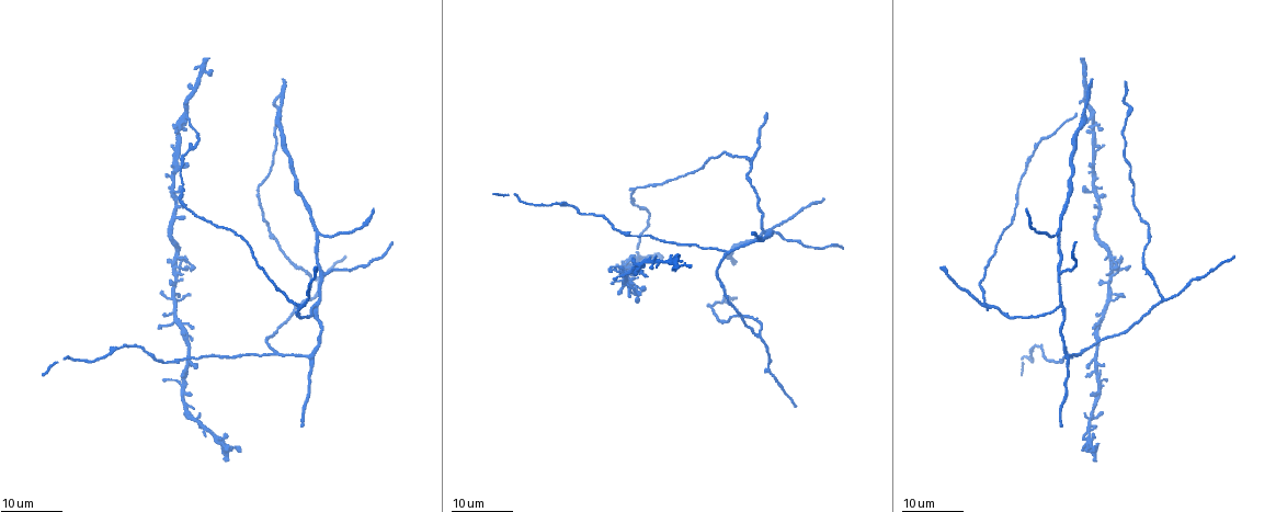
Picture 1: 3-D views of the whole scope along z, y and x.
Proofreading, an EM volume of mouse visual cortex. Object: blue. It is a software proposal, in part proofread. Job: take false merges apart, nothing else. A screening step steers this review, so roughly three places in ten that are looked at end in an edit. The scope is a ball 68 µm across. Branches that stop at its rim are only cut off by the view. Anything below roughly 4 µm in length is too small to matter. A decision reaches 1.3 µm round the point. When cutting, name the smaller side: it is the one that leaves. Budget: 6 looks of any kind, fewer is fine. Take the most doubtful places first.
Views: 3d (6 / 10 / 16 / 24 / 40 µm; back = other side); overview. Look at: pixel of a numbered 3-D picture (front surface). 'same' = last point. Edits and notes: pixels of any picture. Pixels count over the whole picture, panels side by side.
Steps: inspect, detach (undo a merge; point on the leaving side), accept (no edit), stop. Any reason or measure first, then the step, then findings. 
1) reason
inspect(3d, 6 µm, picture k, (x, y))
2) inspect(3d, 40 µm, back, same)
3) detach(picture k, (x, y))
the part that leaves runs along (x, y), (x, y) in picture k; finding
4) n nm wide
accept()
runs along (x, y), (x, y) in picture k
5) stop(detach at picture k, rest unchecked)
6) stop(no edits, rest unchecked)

three arms meet
inspect(3d, 16 µm, picture 1, (319, 232))

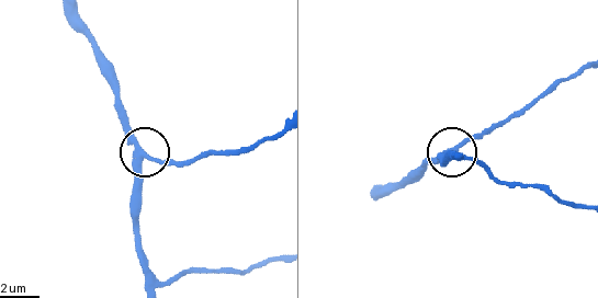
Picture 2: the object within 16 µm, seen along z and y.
inspect(3d, 10 µm, picture 2, (144, 154))

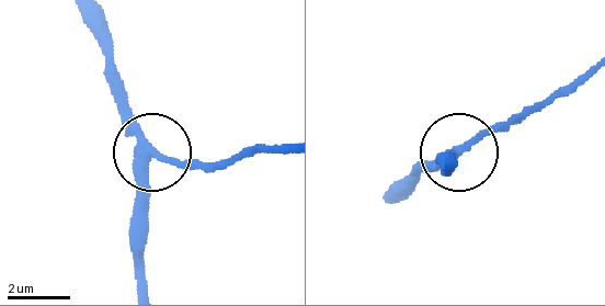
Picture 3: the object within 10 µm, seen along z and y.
280 nm wide
accept()
runs along (146, 283), (143, 158), (156, 152), (216, 166) in picture 3; continuous, no second neuron

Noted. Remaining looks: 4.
small branch off a trunk
inspect(3d, 24 µm, picture 1, (175, 264))

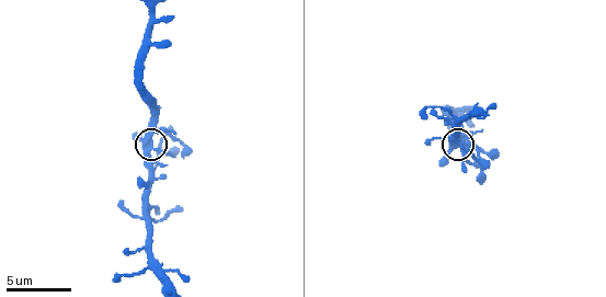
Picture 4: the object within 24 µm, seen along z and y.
inspect(3d, 10 µm, picture 4, (149, 149))

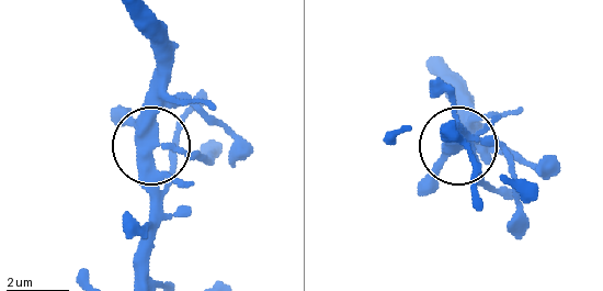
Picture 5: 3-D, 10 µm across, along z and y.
accept()
all the same neuron

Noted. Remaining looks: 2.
branch point
inspect(3d, 24 µm, picture 1, (1058, 272))

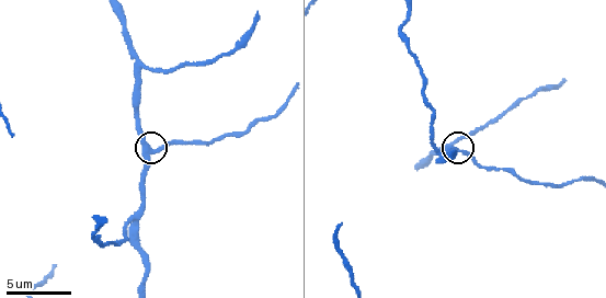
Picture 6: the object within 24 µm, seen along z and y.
inspect(3d, 6 µm, picture 6, (152, 151))

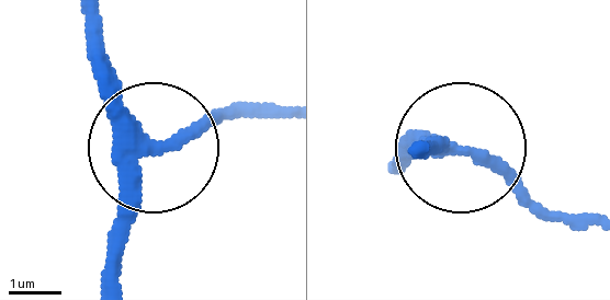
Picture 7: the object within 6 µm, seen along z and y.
300 nm wide
accept()
runs along (117, 283), (131, 177), (244, 104) in picture 7; all the same neuron

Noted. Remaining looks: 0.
stop(no edits, rest unchecked)

